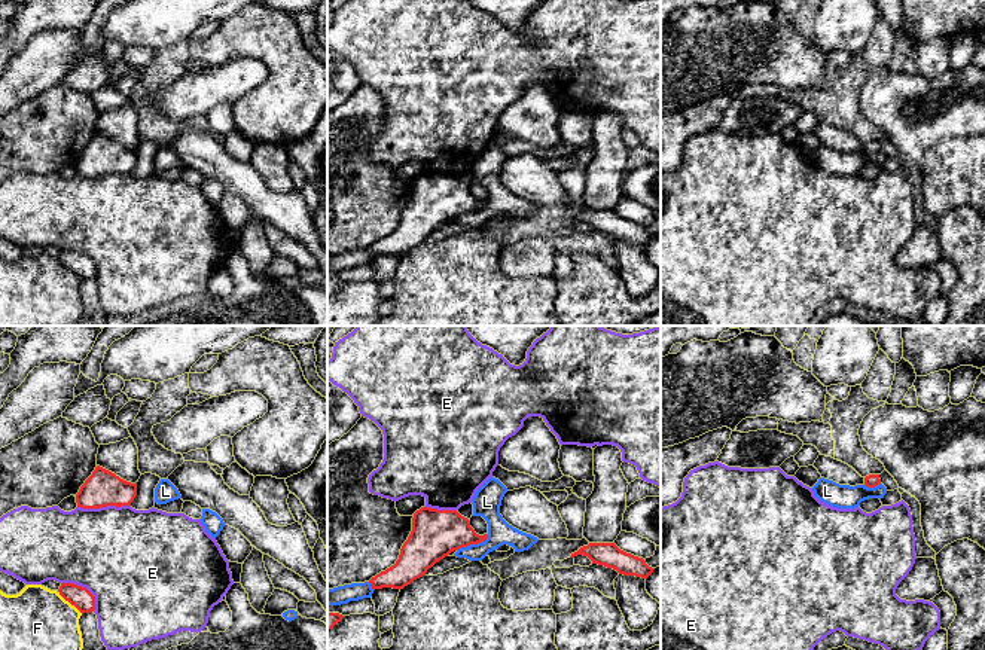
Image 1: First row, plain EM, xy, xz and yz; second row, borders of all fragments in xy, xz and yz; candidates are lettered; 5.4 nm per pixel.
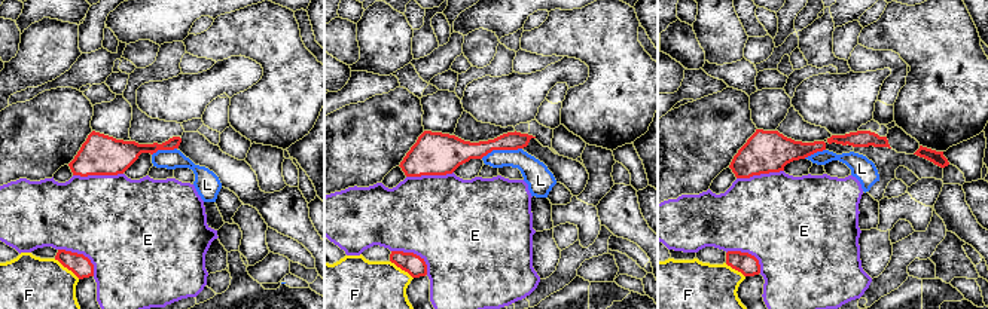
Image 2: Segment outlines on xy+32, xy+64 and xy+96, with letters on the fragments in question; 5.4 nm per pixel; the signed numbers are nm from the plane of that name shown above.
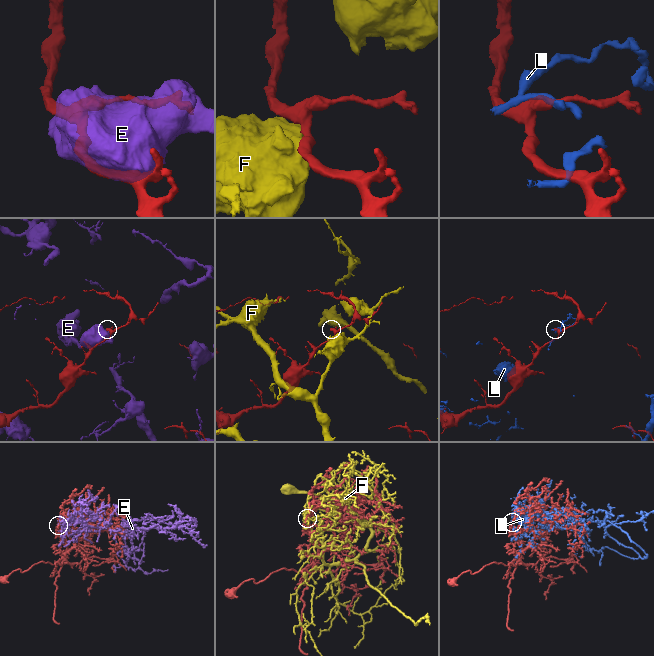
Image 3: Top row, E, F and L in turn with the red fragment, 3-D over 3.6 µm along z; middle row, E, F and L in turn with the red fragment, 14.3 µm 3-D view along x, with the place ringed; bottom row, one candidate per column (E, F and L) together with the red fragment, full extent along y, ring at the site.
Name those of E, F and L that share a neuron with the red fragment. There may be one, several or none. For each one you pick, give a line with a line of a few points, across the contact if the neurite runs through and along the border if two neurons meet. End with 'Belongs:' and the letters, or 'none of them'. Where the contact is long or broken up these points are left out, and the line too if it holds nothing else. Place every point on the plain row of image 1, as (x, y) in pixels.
Belongs: none of them

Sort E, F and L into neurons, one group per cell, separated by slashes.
E / F / L

